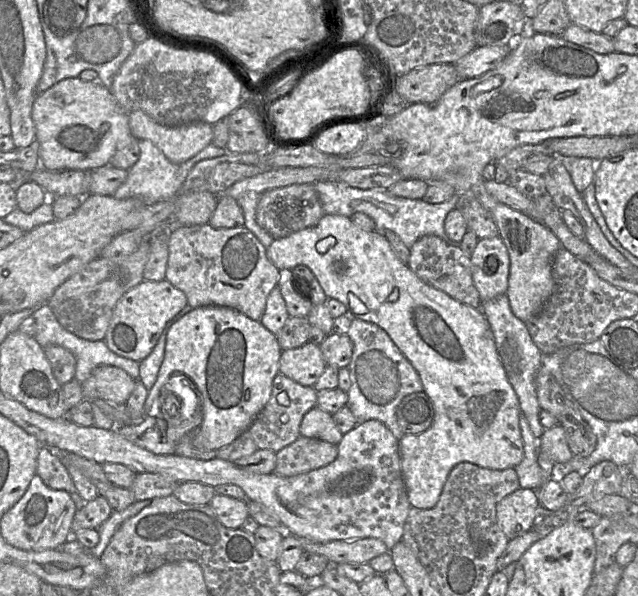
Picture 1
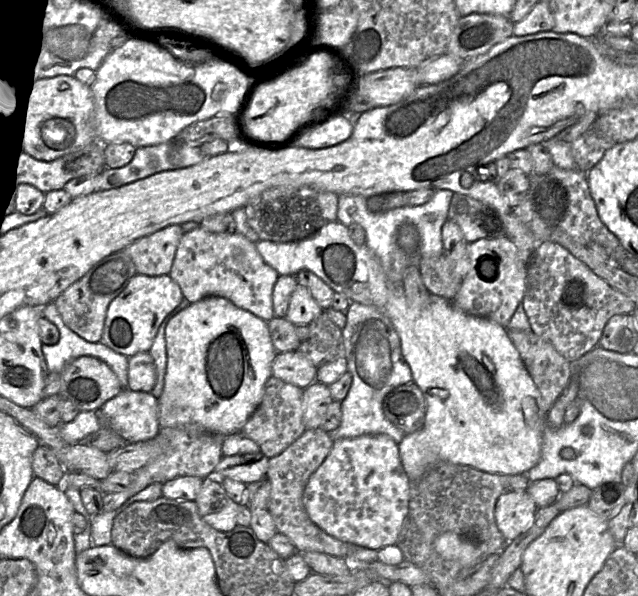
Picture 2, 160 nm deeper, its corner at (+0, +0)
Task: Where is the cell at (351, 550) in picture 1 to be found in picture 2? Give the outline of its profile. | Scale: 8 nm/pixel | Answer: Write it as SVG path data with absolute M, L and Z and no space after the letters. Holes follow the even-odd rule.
M322 429L306 430L281 454L269 459L266 476L271 484L268 510L278 533L288 537L295 545L297 552L314 551L338 558L347 558L357 545L340 541L319 528L310 519L303 503L303 493L309 478L327 458L333 444L330 434Z

